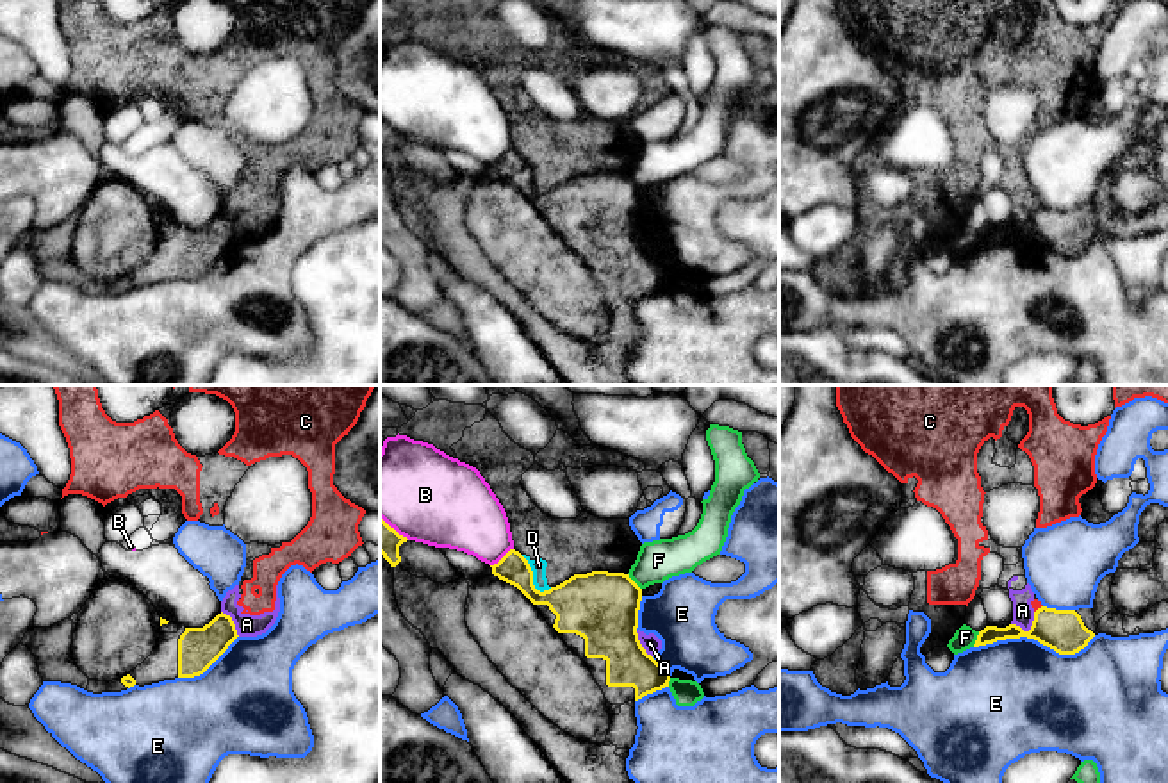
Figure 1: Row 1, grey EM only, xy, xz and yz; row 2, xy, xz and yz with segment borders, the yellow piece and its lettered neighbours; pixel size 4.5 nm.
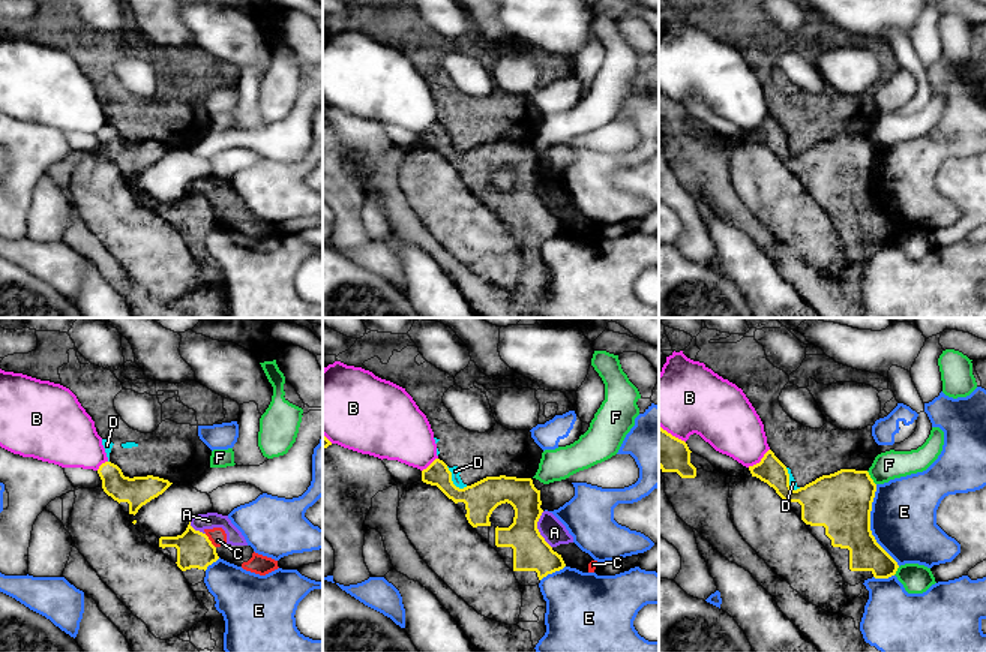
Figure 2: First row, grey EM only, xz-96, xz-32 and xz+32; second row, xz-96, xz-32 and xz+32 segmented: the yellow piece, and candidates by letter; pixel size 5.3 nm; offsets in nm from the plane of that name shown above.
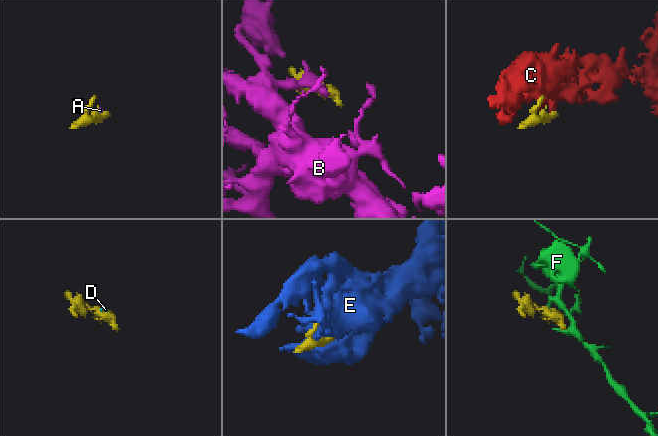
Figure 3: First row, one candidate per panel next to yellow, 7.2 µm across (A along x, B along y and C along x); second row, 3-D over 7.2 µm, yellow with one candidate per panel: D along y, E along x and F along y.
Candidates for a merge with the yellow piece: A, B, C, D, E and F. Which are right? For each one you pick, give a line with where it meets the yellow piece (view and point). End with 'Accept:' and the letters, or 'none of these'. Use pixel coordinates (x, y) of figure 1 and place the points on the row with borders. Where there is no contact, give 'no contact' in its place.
Accept: none of these

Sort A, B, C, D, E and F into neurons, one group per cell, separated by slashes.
A C D / B / E / F

